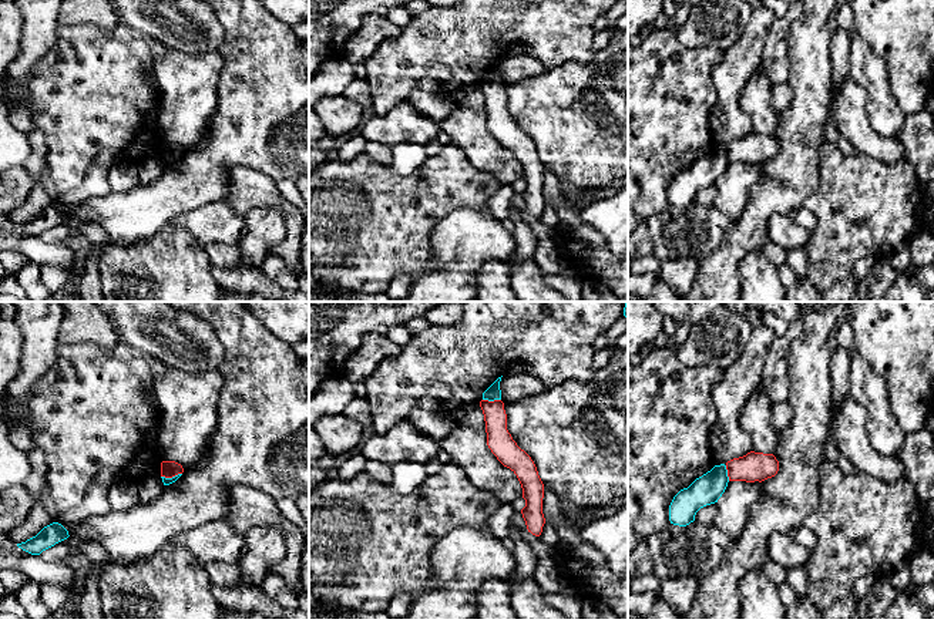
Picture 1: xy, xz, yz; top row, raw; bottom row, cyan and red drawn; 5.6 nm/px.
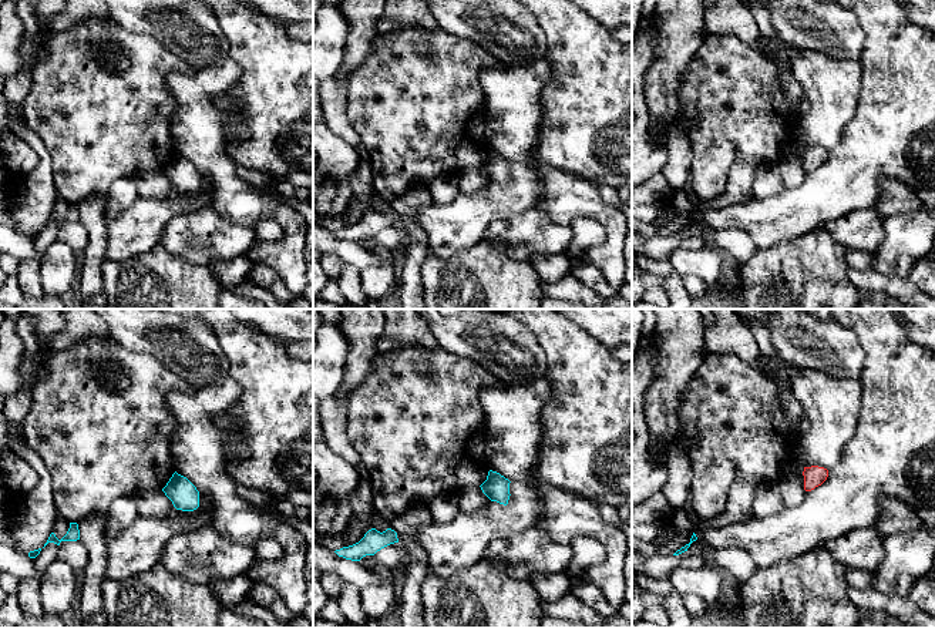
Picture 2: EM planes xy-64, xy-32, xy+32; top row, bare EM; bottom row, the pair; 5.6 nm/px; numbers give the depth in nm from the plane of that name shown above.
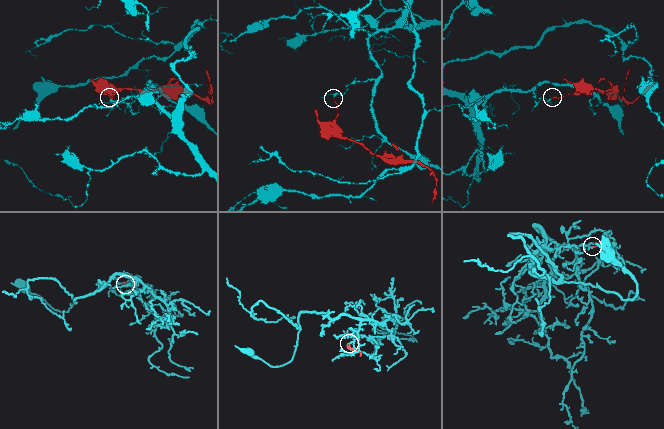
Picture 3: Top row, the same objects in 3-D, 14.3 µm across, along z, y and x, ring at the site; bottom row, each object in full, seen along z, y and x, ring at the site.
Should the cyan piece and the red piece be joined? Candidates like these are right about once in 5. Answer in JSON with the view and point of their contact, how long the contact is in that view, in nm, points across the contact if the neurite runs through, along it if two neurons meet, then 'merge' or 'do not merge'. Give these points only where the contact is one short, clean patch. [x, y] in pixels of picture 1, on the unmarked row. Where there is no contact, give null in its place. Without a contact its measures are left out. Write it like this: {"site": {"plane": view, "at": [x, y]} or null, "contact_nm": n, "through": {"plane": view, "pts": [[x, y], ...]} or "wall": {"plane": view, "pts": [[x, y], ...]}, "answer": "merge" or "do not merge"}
{"site": {"plane": "xz", "at": [491, 81]}, "contact_nm": 100, "wall": {"plane": "xz", "pts": [[483, 80], [500, 81]]}, "answer": "do not merge"}

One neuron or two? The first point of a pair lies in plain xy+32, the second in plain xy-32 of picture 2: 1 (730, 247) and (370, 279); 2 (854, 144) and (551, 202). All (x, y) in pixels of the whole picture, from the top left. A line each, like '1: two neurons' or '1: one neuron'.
1: two neurons
2: two neurons

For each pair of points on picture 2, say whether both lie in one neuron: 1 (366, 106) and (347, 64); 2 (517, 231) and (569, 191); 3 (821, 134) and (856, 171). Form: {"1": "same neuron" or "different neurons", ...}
{"1": "different neurons", "2": "different neurons", "3": "different neurons"}

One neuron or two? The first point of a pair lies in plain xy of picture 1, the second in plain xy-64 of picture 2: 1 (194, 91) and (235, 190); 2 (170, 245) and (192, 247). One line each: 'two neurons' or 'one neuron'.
1: one neuron
2: two neurons

